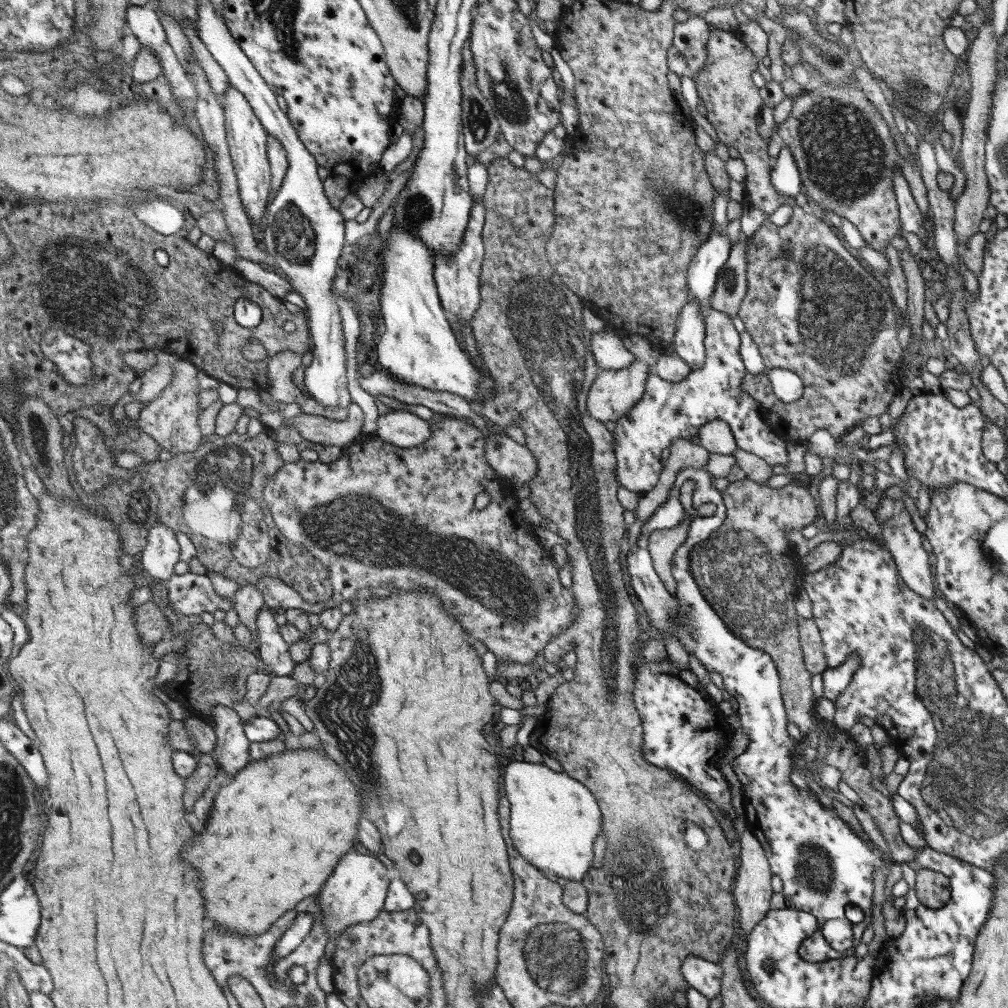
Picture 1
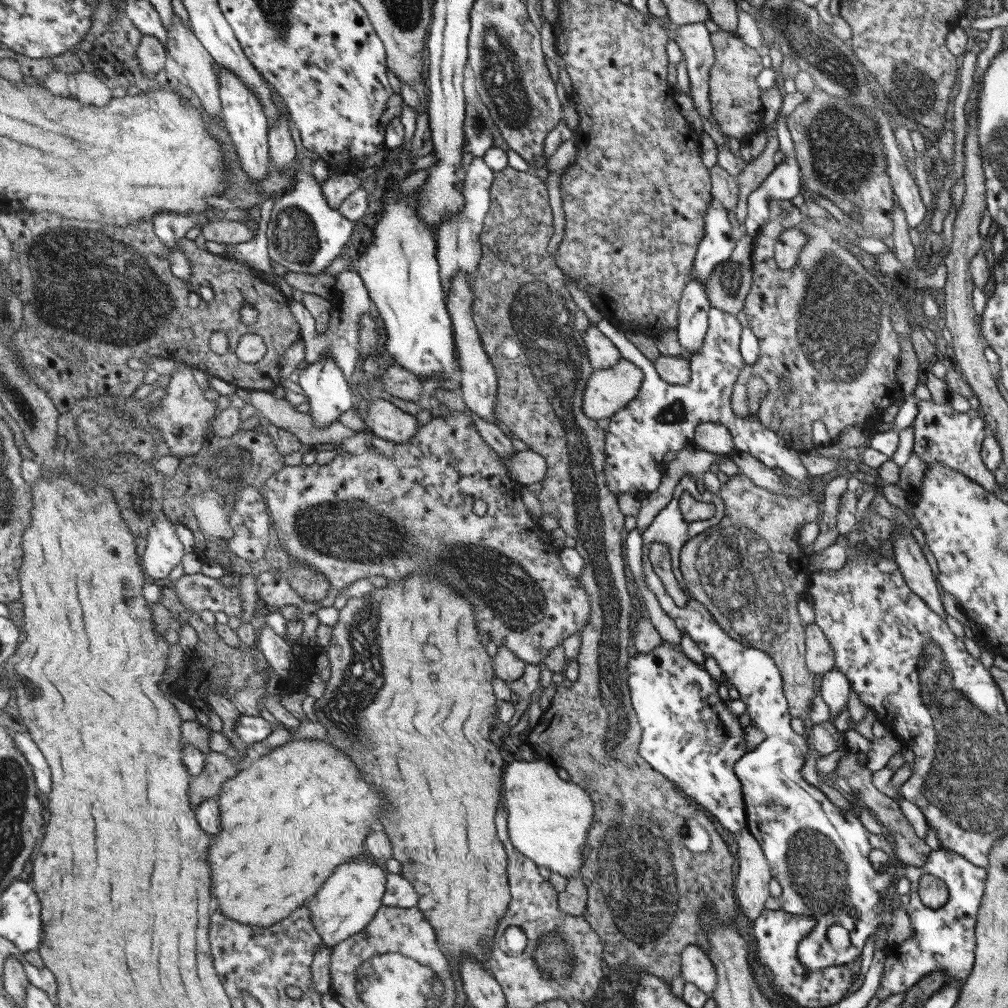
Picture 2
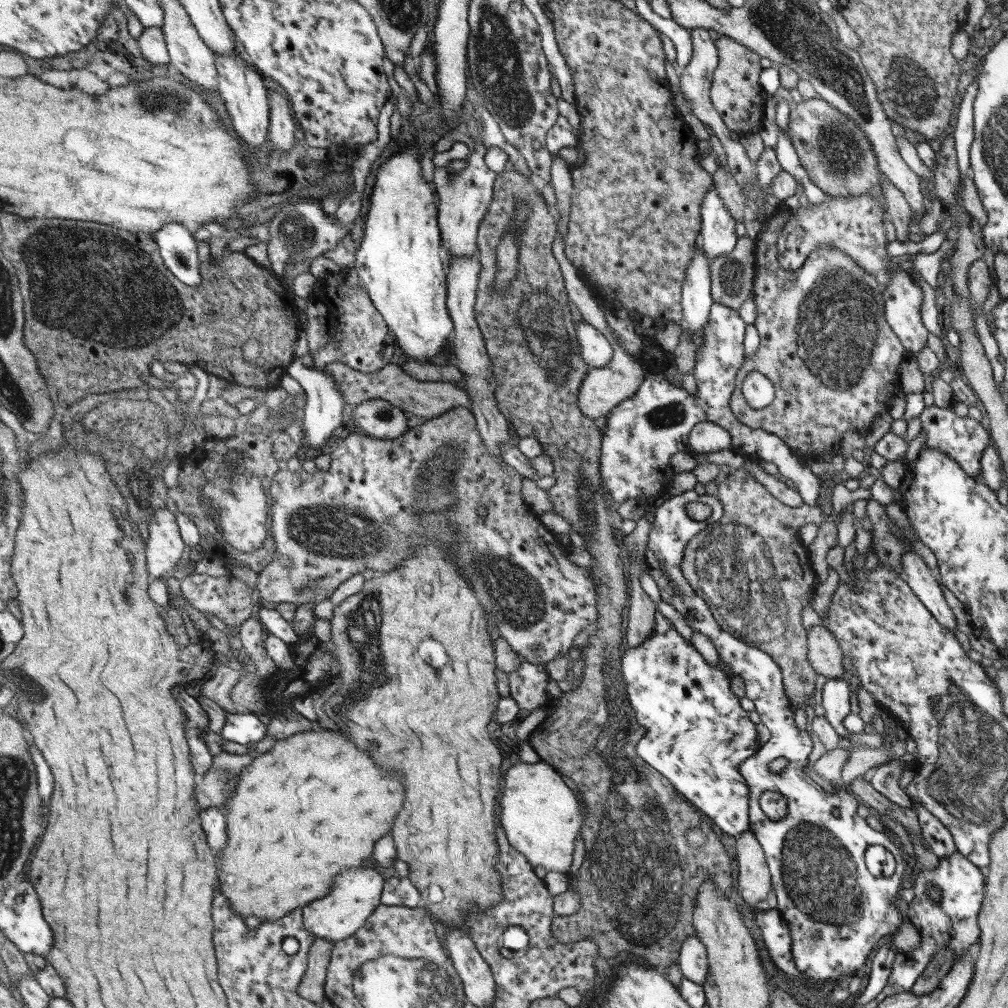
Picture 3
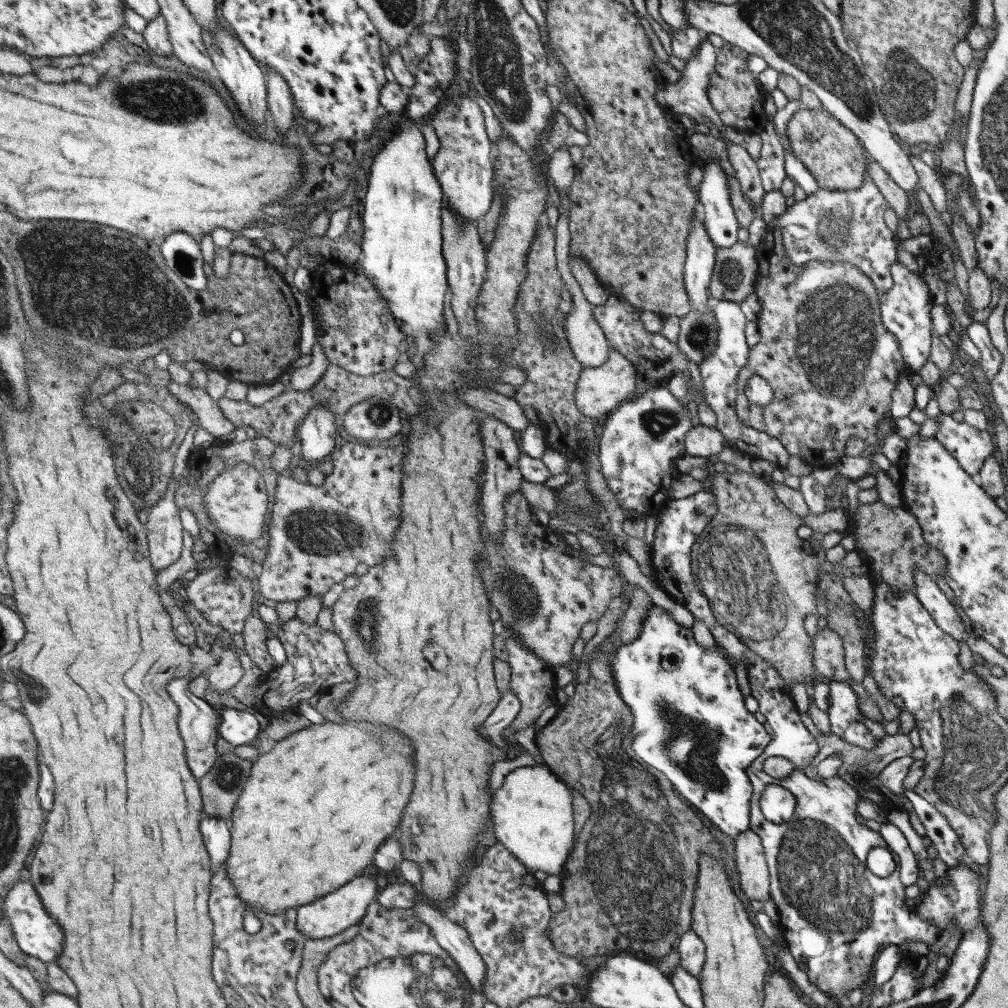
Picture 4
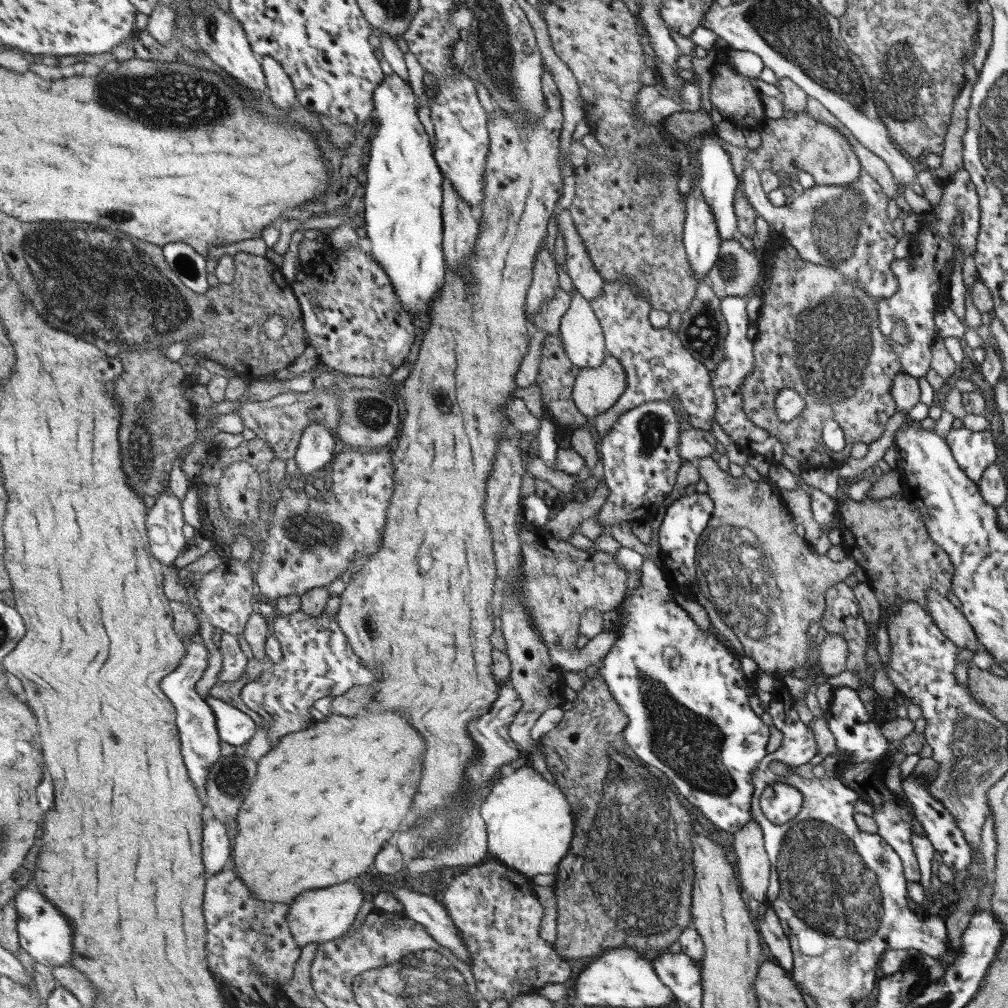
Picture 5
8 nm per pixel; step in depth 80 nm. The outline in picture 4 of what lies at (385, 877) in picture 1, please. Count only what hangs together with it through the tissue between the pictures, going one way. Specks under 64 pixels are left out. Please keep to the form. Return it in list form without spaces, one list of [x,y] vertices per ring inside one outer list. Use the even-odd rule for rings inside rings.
[[[366,873],[362,876],[354,878],[350,883],[331,891],[322,897],[317,897],[313,902],[300,906],[298,912],[298,929],[307,939],[321,940],[321,938],[331,938],[337,934],[343,934],[349,926],[361,924],[367,909],[374,902],[373,896],[381,896],[377,894],[379,884],[372,877],[372,873]]]

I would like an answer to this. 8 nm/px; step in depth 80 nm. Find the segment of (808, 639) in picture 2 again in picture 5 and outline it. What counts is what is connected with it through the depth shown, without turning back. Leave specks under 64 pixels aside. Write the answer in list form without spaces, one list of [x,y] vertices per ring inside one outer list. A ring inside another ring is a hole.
[[[826,633],[818,646],[817,664],[821,673],[835,676],[846,668],[847,644],[841,635]]]

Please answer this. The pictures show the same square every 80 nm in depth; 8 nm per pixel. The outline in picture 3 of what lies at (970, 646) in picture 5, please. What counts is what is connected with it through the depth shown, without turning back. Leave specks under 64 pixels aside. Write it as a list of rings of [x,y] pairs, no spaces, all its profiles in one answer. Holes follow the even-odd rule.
[[[913,549],[910,552],[904,552],[901,566],[901,576],[911,593],[919,599],[921,605],[941,627],[952,631],[956,627],[953,612],[947,606],[941,588],[931,576],[929,568],[923,563],[921,557],[914,553]]]

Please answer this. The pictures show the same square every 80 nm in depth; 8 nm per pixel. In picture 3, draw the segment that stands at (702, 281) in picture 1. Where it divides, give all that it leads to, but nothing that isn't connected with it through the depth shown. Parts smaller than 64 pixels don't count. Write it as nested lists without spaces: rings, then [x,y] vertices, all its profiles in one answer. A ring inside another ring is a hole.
[[[713,184],[703,195],[700,206],[699,248],[711,260],[727,254],[735,247],[735,219],[724,207]]]

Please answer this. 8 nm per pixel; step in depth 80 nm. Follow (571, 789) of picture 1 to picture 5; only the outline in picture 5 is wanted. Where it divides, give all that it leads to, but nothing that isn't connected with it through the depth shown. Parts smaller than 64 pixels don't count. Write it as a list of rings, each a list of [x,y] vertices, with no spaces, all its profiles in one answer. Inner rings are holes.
[[[519,767],[506,777],[500,777],[492,786],[486,799],[480,806],[482,817],[487,823],[489,857],[497,857],[507,867],[517,868],[527,876],[537,874],[557,874],[563,860],[573,846],[576,829],[576,817],[565,790],[557,783],[547,782],[532,767]]]

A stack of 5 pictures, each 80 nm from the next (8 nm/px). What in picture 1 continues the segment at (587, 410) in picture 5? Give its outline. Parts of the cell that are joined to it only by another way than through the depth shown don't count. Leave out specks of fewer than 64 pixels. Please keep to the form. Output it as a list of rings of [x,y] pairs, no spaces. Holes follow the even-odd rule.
[[[625,334],[621,339],[622,344],[634,356],[634,361],[625,368],[601,371],[598,378],[594,380],[588,392],[588,413],[589,416],[595,417],[595,420],[615,422],[626,415],[626,412],[642,398],[643,391],[645,391],[645,380],[649,376],[648,372],[653,370],[655,361],[661,354],[655,344],[651,344],[641,335]]]

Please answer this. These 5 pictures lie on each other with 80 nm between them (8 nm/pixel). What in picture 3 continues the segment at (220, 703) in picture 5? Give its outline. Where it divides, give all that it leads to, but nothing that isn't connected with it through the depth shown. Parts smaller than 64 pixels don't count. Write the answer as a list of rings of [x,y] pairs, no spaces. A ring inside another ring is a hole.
[[[226,714],[227,724],[220,735],[231,742],[251,746],[265,738],[268,731],[255,714]]]

